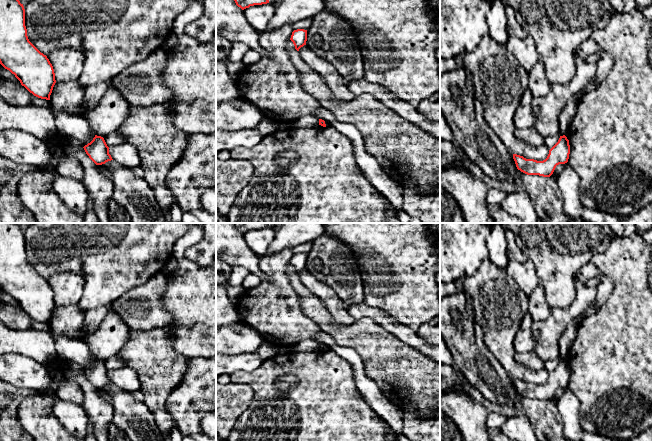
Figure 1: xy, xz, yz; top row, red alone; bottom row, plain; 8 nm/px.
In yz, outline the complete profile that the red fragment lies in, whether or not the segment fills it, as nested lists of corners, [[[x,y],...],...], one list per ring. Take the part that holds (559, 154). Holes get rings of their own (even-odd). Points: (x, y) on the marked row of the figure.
[[[563,135],[560,136],[558,142],[549,150],[547,158],[543,161],[526,159],[517,154],[513,154],[513,159],[517,169],[527,175],[550,177],[557,165],[568,162],[569,154],[569,140]]]

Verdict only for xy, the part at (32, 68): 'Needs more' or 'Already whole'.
Already whole

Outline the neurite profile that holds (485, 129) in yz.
[[[462,66],[440,75],[440,112],[448,121],[456,145],[467,161],[474,162],[492,179],[515,183],[518,169],[513,154],[507,151],[482,114],[475,110],[474,98],[470,96],[466,79],[466,72]]]

